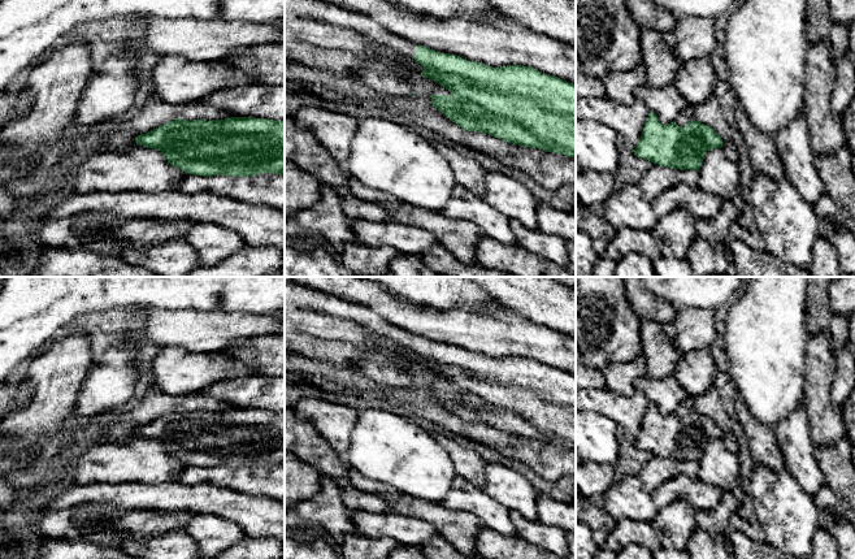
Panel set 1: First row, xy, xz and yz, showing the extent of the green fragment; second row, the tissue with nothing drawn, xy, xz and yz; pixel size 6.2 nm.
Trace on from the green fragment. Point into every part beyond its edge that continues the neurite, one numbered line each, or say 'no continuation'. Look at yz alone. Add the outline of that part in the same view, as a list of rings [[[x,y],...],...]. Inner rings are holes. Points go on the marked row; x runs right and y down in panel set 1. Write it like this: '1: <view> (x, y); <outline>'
no continuation

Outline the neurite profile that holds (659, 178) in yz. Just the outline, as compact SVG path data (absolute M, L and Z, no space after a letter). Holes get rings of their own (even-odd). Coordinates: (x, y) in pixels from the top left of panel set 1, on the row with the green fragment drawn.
M654 164L638 183L647 202L652 202L663 191L678 185L698 186L698 172L690 169L673 169Z

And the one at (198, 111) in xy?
M159 98L149 99L146 105L126 121L123 126L109 135L103 143L104 150L129 151L138 135L146 134L173 120L225 120L231 114L201 101L188 105L172 105Z

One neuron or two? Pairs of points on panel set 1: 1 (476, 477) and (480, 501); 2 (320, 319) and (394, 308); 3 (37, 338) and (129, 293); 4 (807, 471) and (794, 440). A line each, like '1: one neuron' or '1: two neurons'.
1: two neurons
2: two neurons
3: one neuron
4: one neuron

